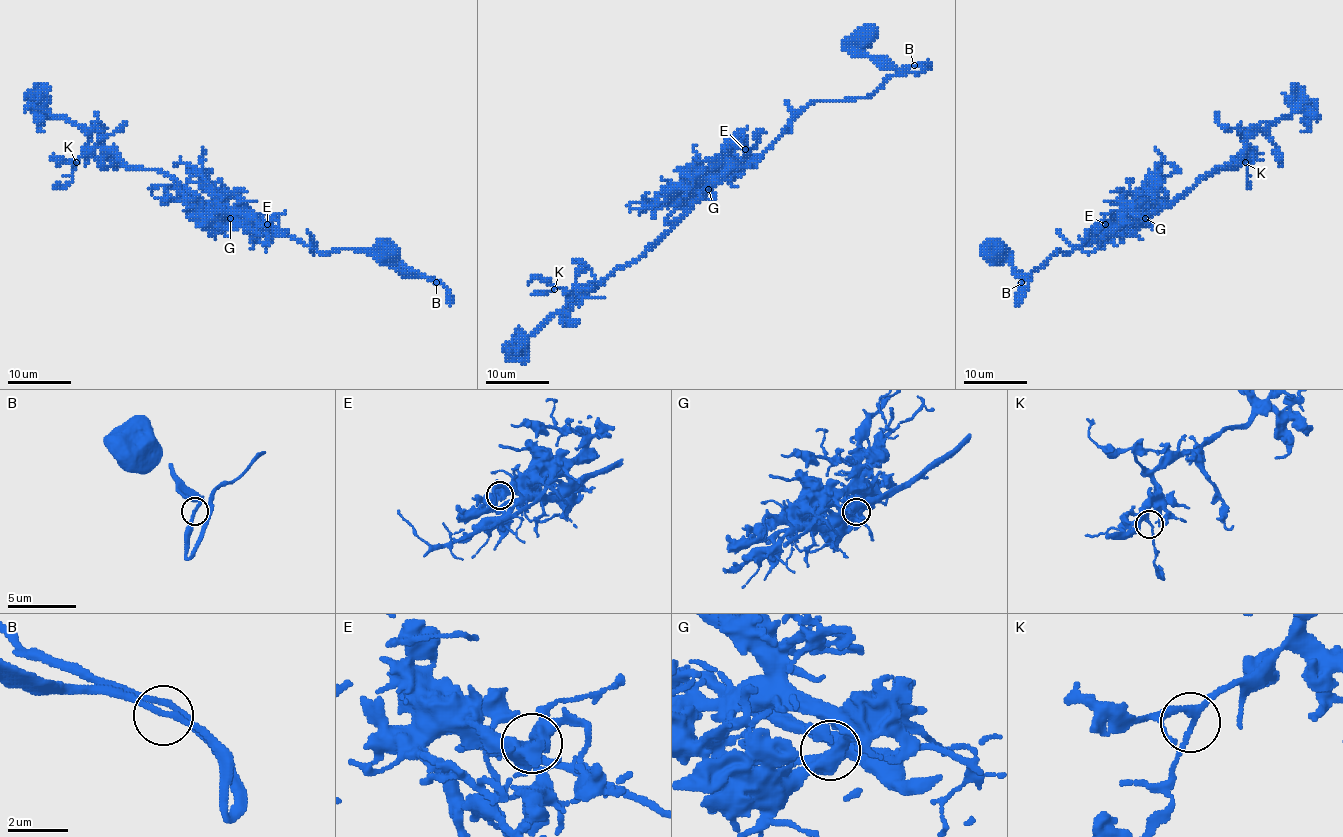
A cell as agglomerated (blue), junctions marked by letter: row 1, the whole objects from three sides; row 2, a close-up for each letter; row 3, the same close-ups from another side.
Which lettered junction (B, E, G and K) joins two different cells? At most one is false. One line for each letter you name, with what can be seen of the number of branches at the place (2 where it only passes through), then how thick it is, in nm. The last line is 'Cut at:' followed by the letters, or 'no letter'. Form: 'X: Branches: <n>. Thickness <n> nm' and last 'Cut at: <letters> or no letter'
Cut at: no letter

